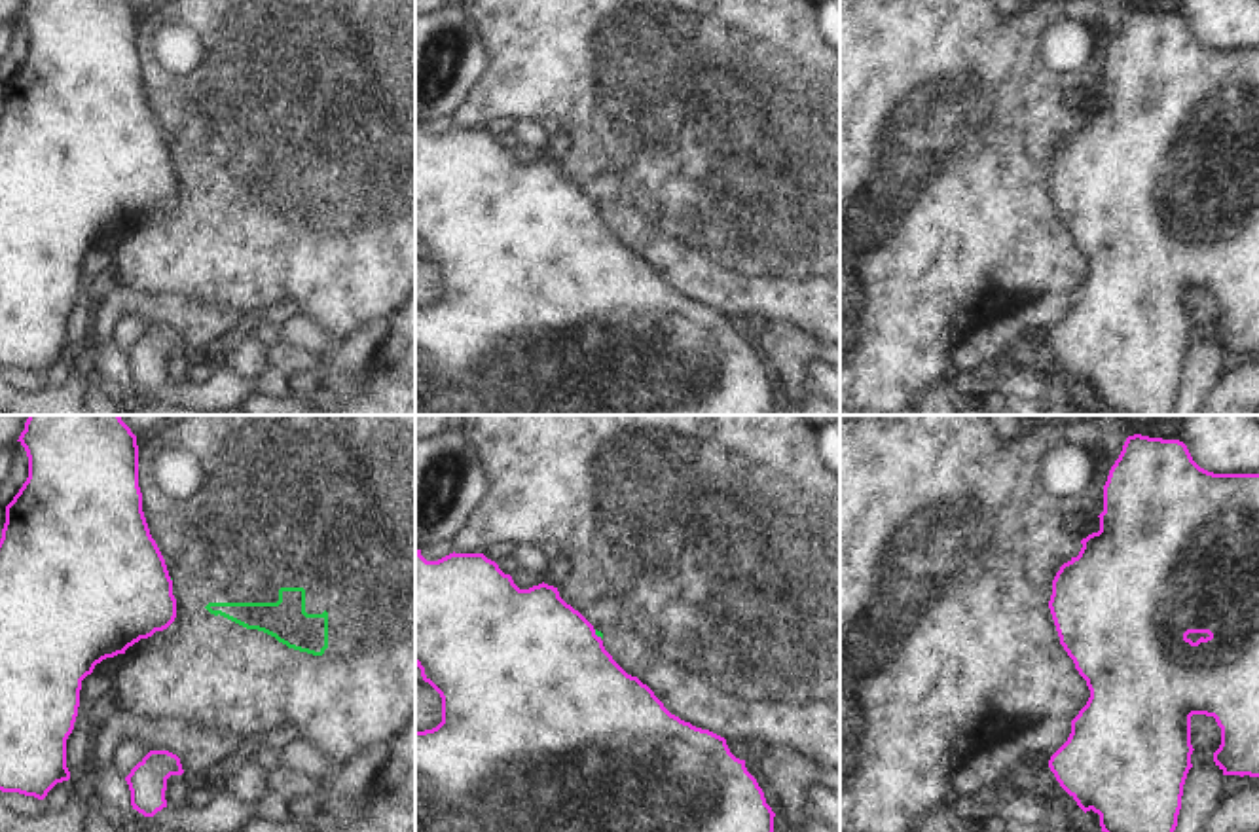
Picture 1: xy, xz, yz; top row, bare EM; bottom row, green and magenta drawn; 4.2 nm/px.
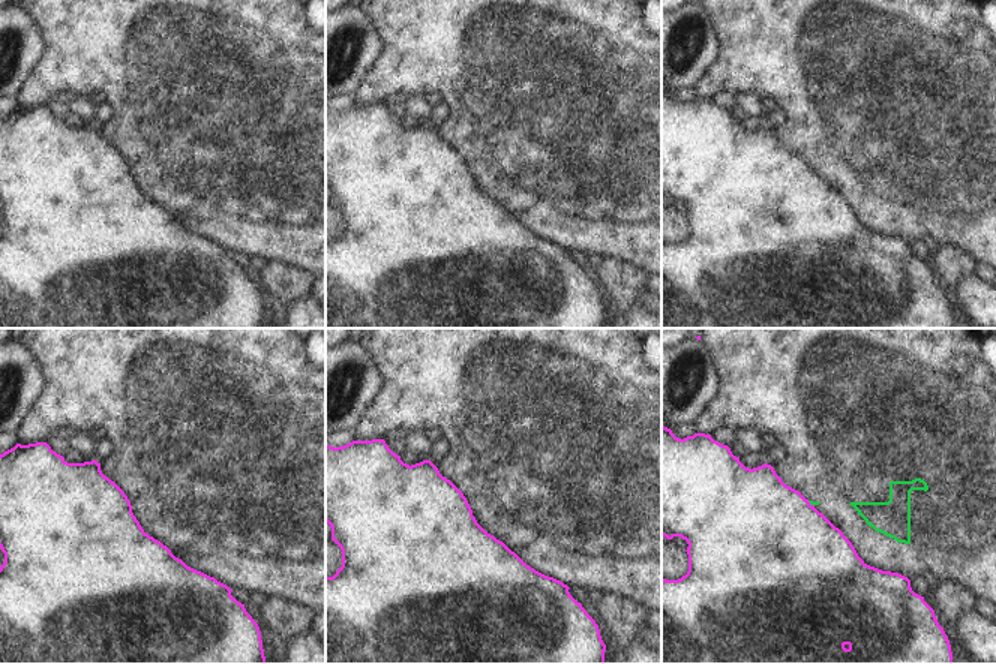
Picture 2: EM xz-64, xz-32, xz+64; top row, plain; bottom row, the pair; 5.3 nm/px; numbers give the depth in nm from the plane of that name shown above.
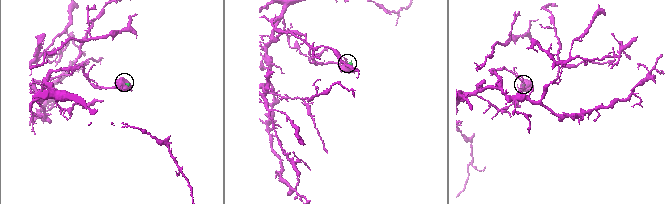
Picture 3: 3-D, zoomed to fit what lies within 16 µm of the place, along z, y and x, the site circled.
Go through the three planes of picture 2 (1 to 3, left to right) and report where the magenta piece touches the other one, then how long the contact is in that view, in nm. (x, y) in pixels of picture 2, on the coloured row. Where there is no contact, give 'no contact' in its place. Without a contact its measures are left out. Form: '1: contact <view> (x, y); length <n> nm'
1: no contact
2: no contact
3: contact xz+64 (810, 502); length 50 nm

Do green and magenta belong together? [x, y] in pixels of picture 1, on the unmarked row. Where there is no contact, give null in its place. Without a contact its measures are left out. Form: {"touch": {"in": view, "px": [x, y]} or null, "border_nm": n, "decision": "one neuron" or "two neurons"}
{"touch": {"in": "xz", "px": [598, 211]}, "border_nm": 50, "decision": "two neurons"}

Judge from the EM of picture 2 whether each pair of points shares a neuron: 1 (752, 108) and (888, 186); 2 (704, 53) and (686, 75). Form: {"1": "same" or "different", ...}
{"1": "different", "2": "same"}

